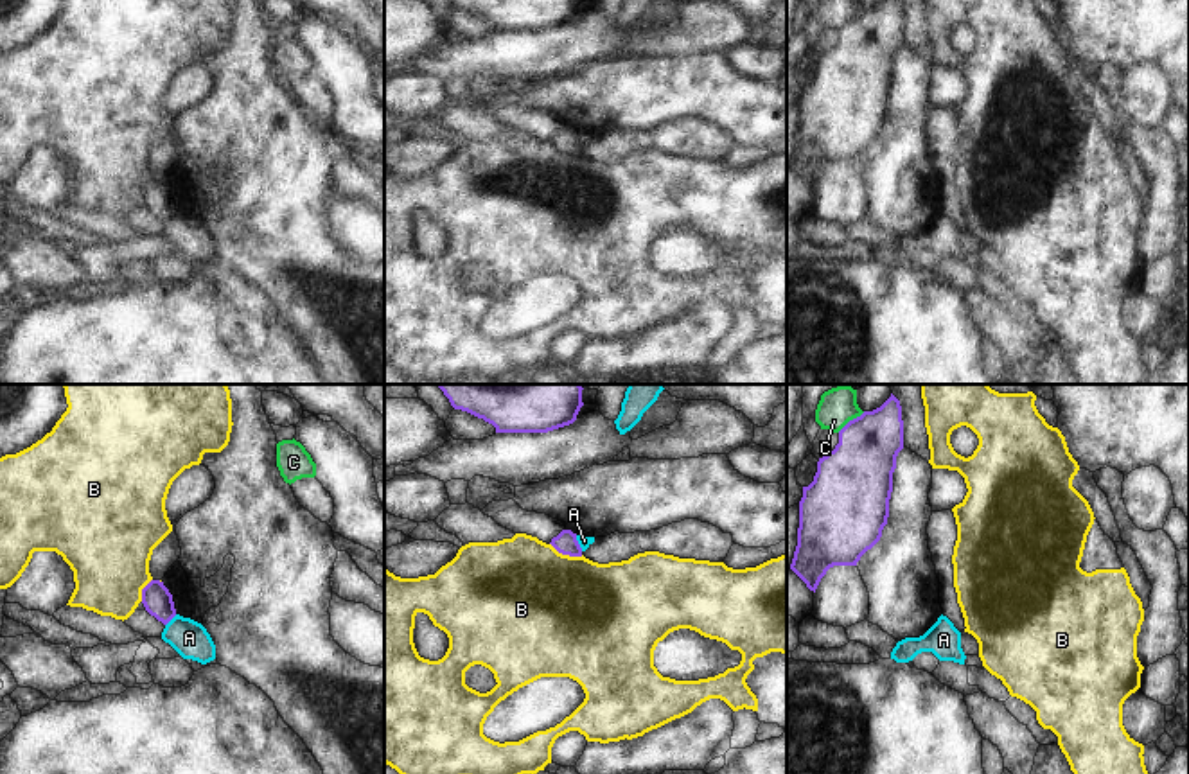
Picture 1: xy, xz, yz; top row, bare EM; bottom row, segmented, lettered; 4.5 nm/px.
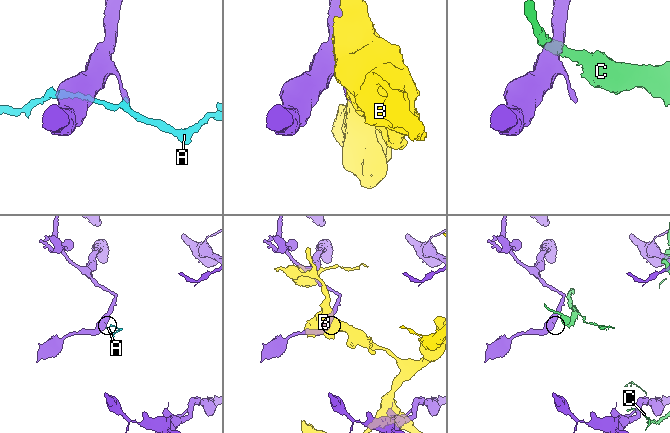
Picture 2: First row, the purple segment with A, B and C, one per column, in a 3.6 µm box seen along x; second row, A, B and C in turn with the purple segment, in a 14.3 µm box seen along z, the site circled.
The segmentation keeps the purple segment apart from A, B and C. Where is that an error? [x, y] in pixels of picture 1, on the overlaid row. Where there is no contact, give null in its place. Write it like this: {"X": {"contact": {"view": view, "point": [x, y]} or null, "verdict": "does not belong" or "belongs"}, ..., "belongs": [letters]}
{"A": {"contact": {"view": "xy", "point": [171, 618]}, "verdict": "does not belong"}, "B": {"contact": {"view": "xz", "point": [566, 554]}, "verdict": "does not belong"}, "C": {"contact": {"view": "yz", "point": [850, 421]}, "verdict": "does not belong"}, "belongs": []}

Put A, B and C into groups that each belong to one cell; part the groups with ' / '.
A C / B

